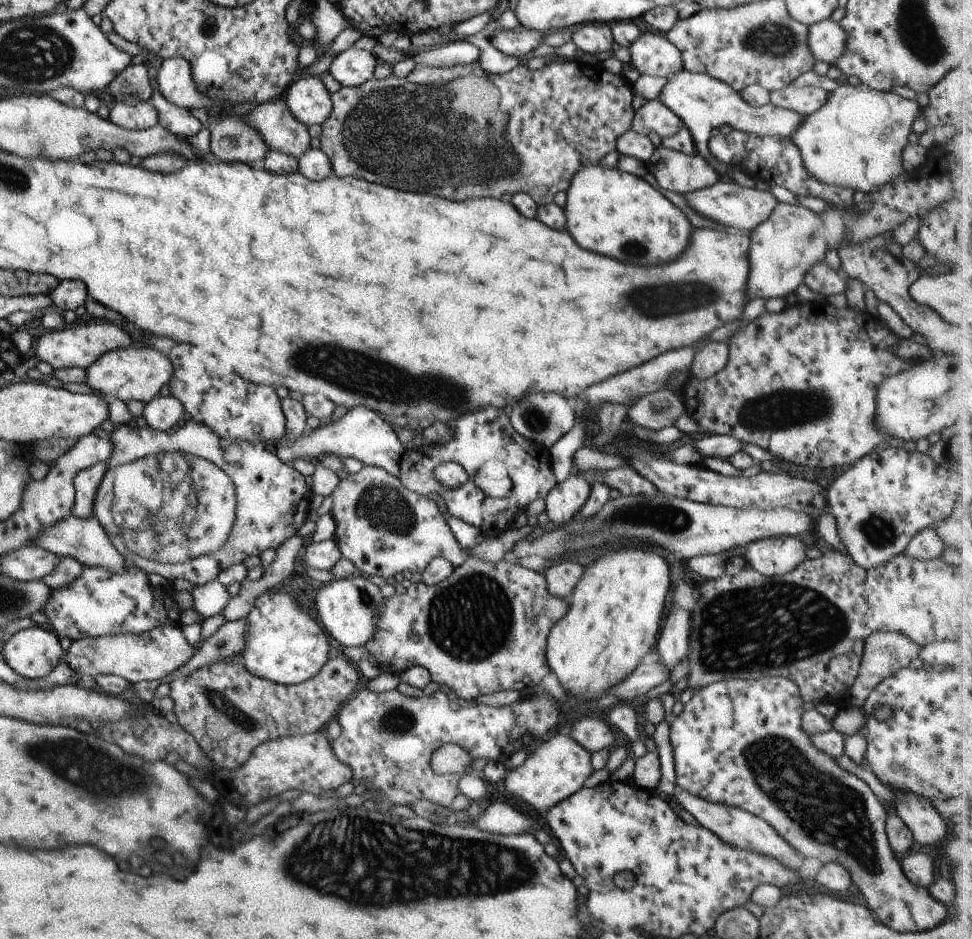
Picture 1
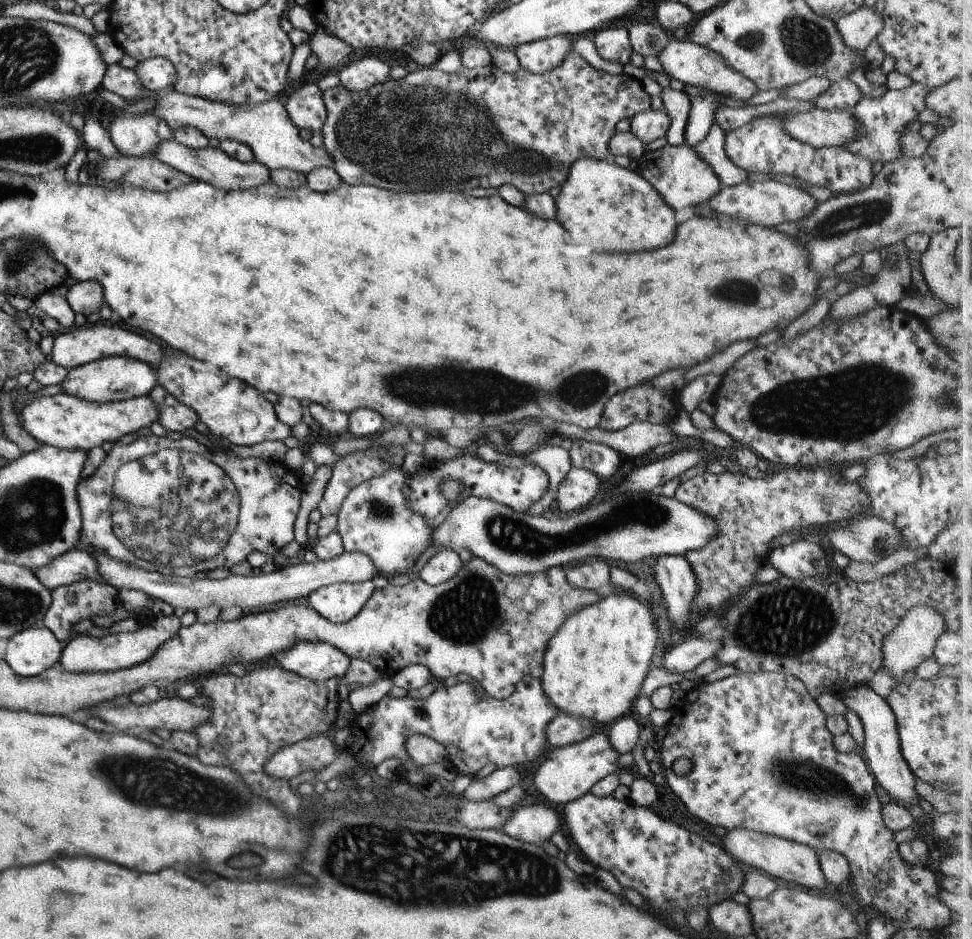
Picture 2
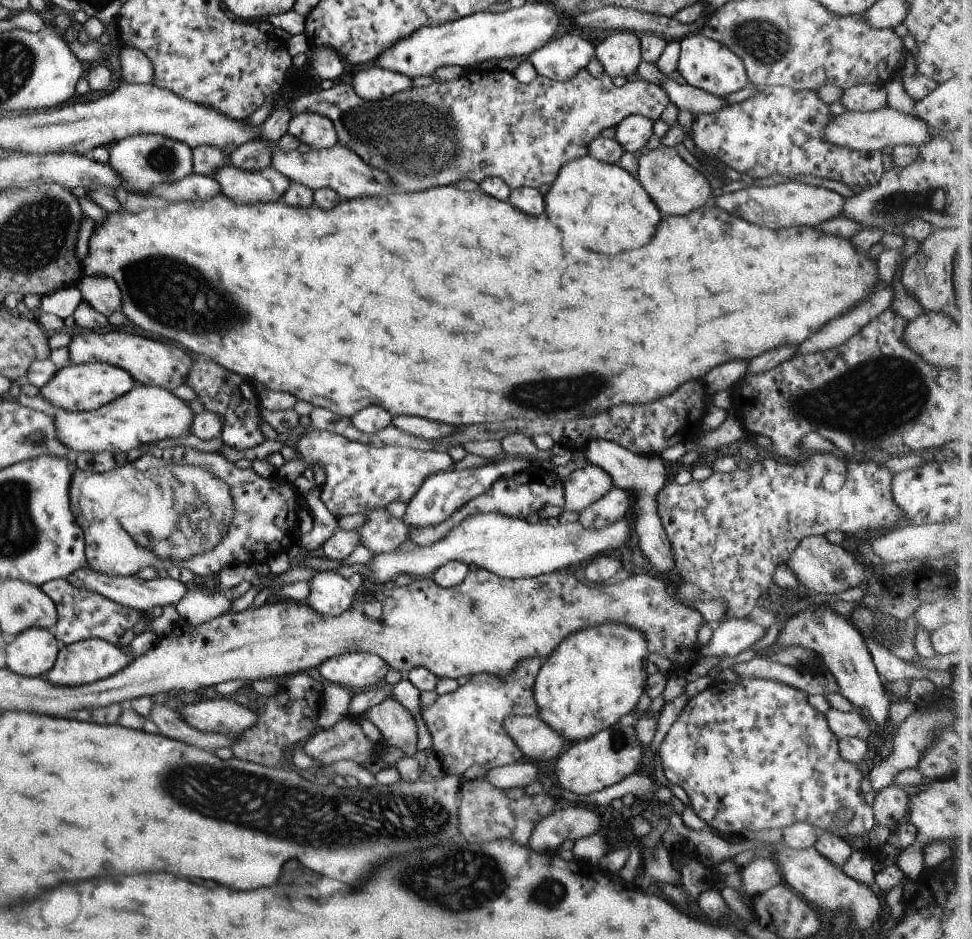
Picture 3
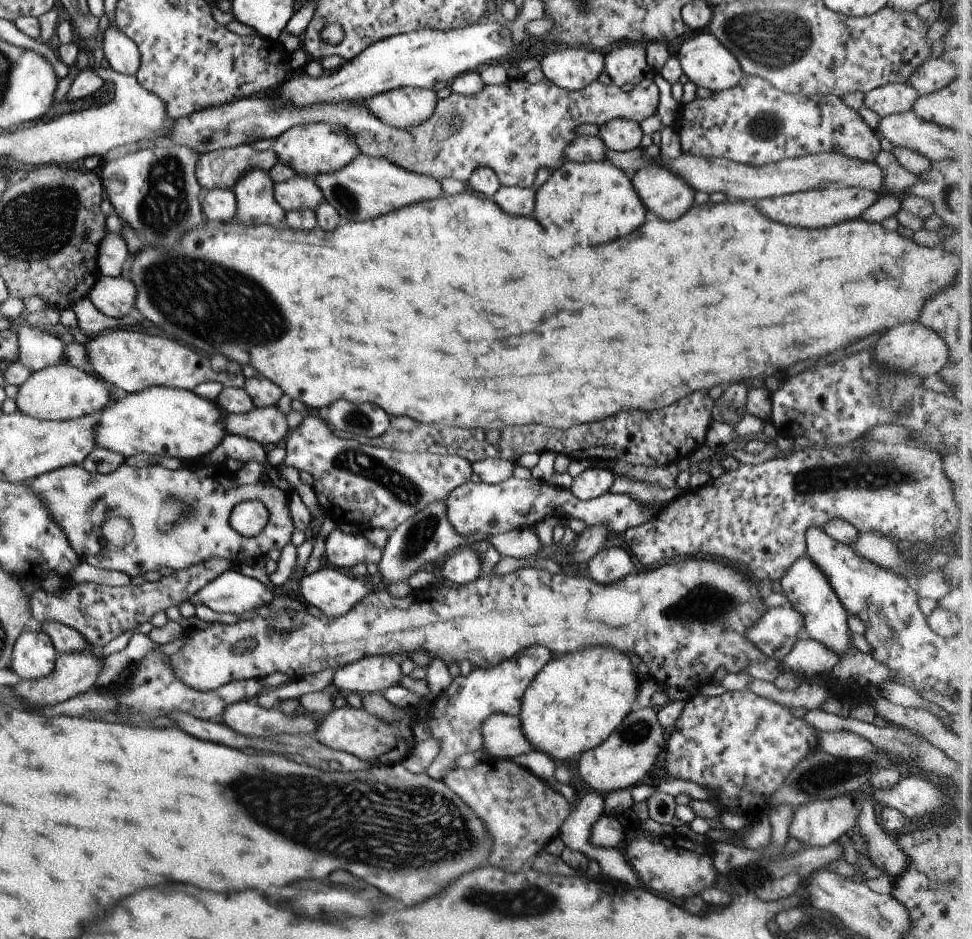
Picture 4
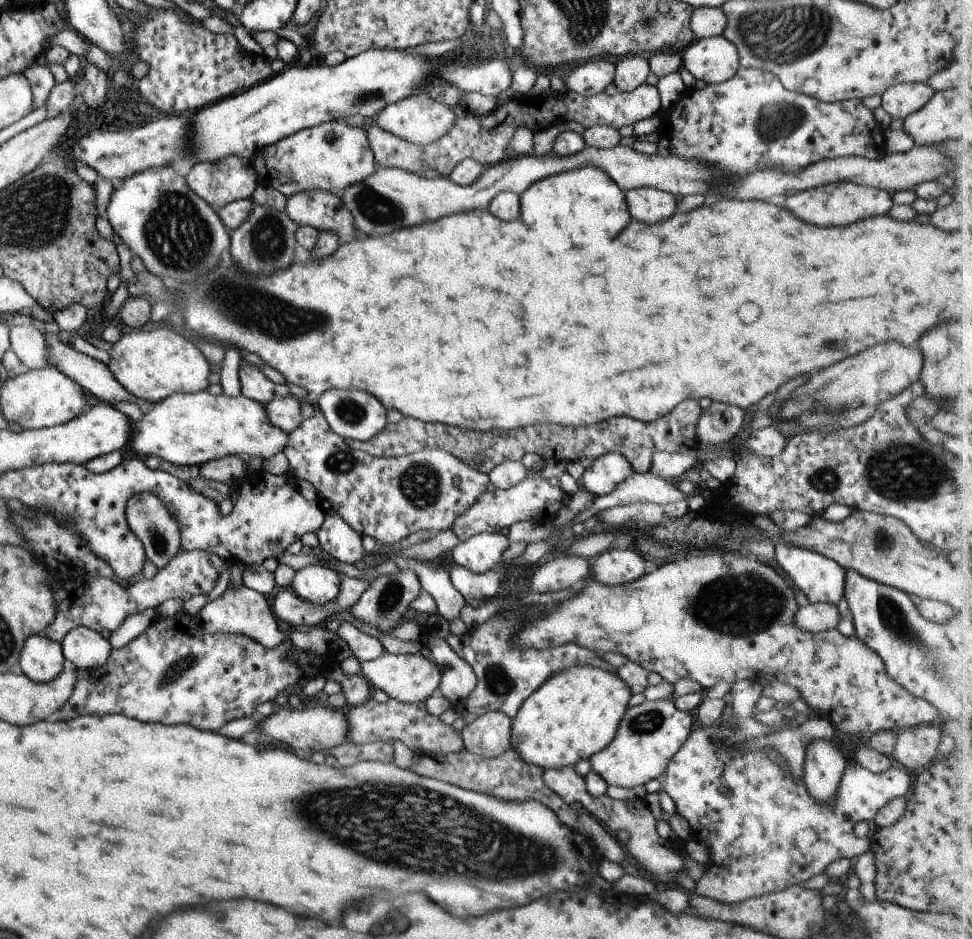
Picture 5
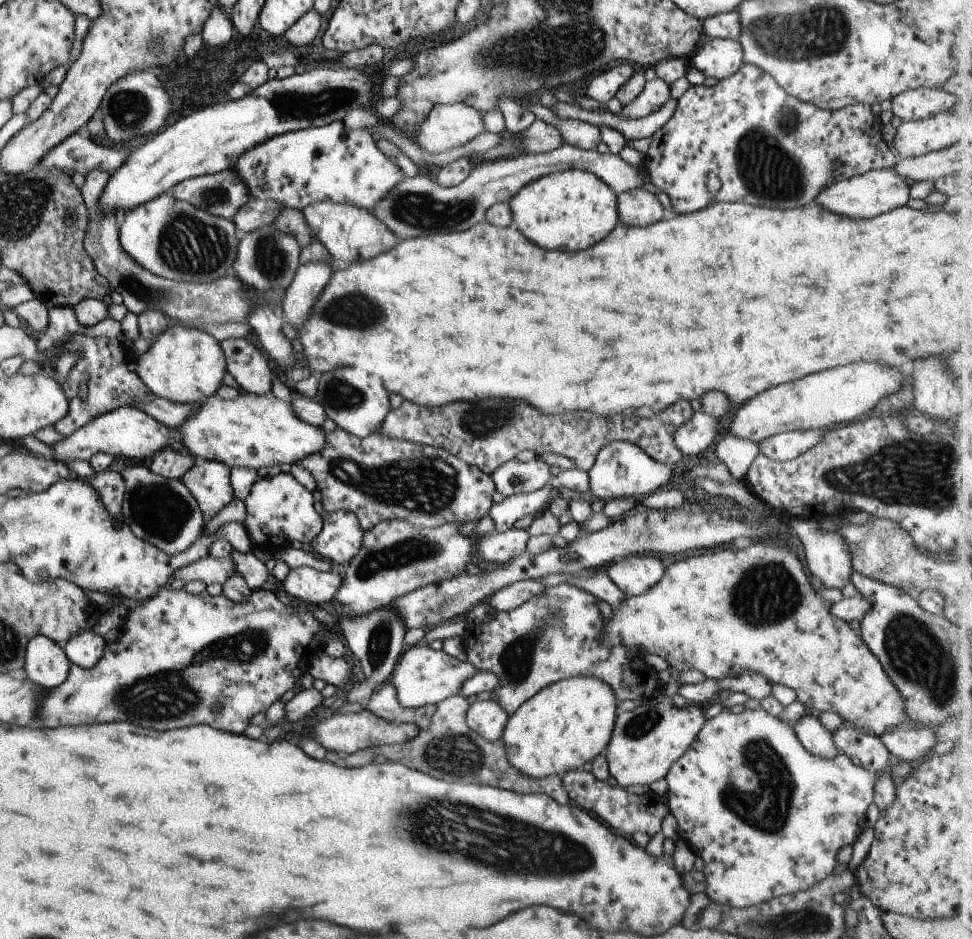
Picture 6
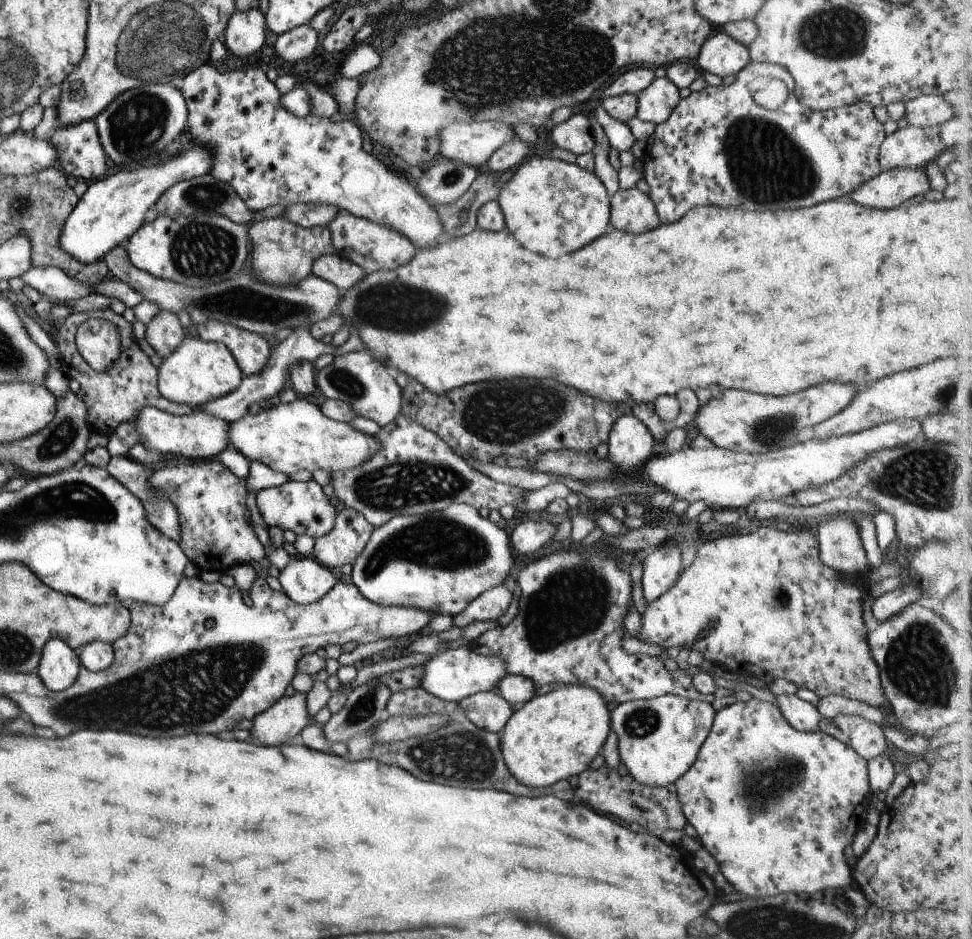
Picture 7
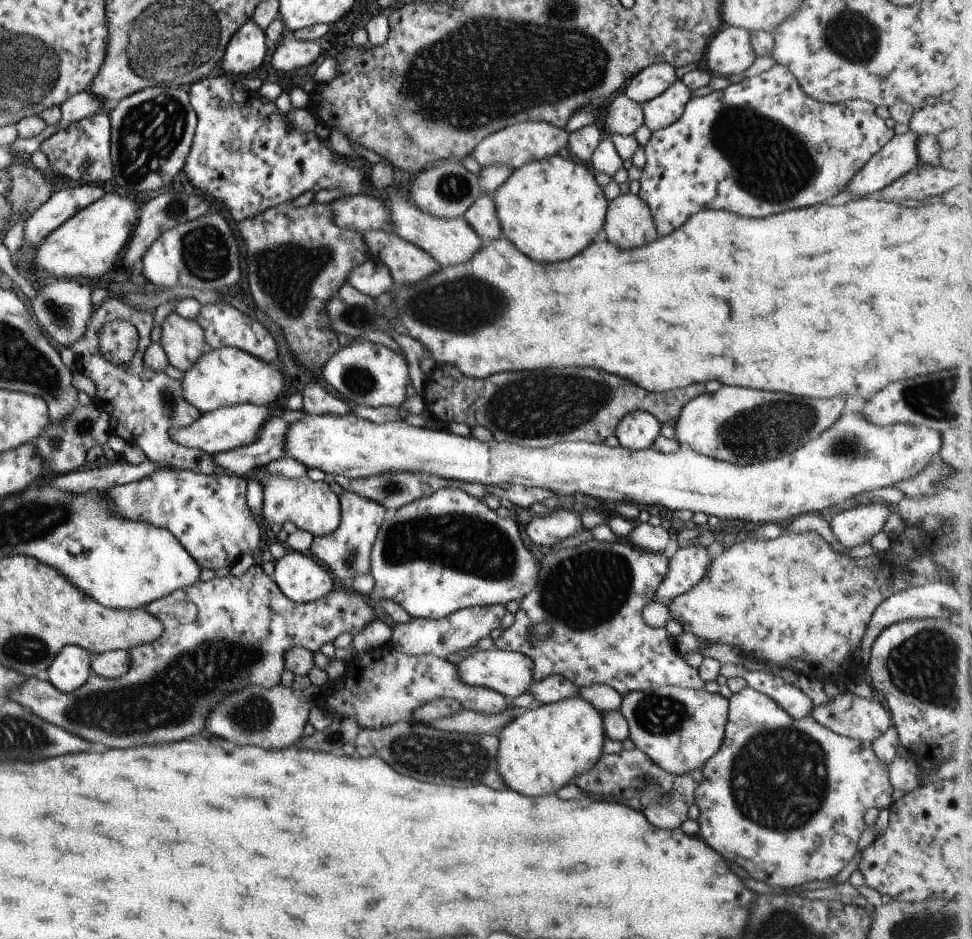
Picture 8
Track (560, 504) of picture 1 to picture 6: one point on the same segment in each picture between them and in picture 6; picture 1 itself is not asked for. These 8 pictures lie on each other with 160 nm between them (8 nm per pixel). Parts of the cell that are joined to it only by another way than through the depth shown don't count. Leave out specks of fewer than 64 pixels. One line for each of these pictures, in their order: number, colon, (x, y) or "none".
2: (578, 488)
3: (582, 487)
4: (592, 482)
5: (604, 474)
6: (621, 469)

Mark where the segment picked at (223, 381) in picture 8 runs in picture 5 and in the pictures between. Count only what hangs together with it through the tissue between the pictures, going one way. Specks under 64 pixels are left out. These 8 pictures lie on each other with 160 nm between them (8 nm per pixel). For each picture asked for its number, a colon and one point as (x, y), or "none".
5: (151, 363)
6: (183, 365)
7: (196, 372)

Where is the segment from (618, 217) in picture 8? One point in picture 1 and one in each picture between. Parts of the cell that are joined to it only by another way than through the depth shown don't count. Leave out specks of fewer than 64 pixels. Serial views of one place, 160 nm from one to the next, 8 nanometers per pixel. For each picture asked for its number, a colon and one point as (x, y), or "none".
1: (676, 171)
2: (682, 179)
3: (675, 188)
4: (664, 195)
5: (649, 205)
6: (638, 207)
7: (631, 210)

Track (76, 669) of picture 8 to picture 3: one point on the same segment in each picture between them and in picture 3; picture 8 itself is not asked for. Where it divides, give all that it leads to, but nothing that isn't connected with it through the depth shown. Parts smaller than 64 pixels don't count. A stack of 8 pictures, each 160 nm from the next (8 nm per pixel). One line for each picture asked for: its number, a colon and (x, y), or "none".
3: (32, 653)
4: (33, 655)
5: (41, 660)
6: (45, 664)
7: (58, 667)

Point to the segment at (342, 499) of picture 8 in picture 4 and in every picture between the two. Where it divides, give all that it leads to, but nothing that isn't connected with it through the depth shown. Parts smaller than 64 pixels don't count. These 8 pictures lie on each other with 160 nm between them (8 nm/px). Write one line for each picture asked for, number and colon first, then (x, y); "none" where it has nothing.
4: (342, 549)
5: (337, 540)
6: (340, 537)
7: (341, 545)

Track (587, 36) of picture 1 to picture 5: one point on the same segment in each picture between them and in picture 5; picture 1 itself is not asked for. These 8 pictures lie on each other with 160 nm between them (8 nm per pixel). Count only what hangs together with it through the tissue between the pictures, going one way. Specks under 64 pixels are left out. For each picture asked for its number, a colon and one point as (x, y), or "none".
2: (612, 44)
3: (619, 53)
4: (625, 65)
5: (631, 71)

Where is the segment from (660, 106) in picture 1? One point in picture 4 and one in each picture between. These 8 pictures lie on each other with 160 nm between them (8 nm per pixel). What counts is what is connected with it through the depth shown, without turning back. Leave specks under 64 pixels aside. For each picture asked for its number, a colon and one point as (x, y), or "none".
2: (649, 124)
3: (632, 132)
4: (621, 135)

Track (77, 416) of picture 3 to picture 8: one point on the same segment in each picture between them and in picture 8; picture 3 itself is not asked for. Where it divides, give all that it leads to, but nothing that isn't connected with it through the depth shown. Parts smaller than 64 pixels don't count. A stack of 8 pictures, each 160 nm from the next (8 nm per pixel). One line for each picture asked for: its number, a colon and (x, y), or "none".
4: (163, 421)
5: (187, 429)
6: (255, 431)
7: (296, 436)
8: (852, 455)

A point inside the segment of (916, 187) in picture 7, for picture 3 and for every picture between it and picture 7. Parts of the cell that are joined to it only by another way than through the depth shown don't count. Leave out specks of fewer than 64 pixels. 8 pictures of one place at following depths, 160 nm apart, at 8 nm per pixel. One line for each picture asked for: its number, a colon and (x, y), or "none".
3: (784, 205)
4: (815, 208)
5: (835, 204)
6: (879, 190)

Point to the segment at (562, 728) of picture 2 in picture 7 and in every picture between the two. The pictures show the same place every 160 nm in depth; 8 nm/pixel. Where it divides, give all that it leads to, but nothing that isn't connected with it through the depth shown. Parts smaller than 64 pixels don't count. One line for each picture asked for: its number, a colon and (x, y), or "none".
3: (536, 742)
4: (501, 738)
5: (488, 735)
6: (487, 717)
7: (488, 710)

